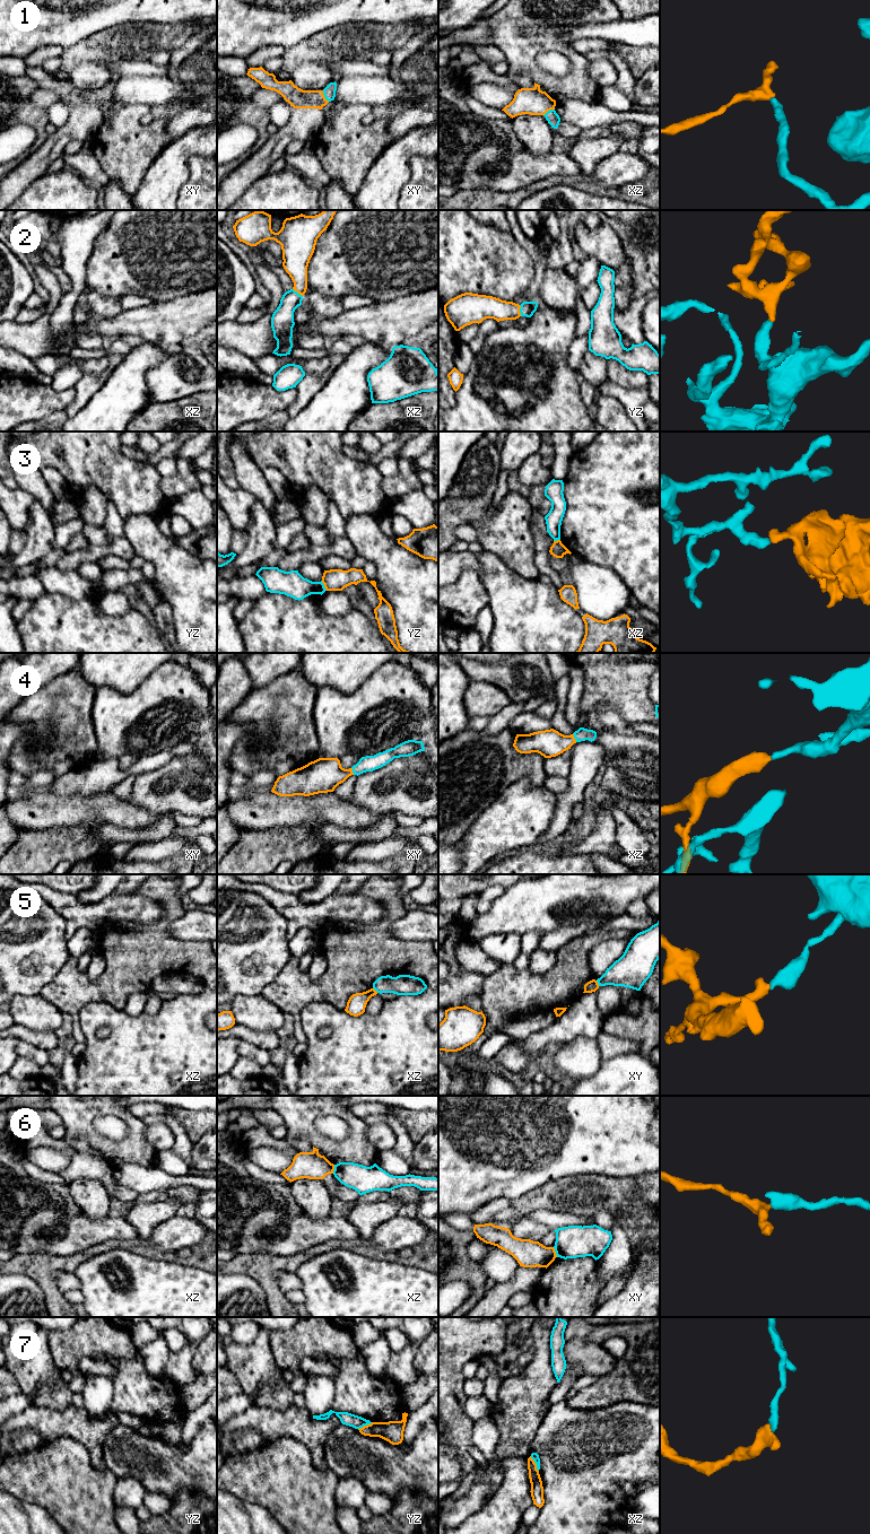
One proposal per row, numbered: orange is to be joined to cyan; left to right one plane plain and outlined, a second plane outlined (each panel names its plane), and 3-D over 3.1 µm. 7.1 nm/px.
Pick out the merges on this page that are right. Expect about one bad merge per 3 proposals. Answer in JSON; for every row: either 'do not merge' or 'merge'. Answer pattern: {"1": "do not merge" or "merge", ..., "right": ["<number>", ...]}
{"1": "merge", "2": "merge", "3": "do not merge", "4": "merge", "5": "do not merge", "6": "do not merge", "7": "do not merge", "right": ["1", "2", "4"]}

